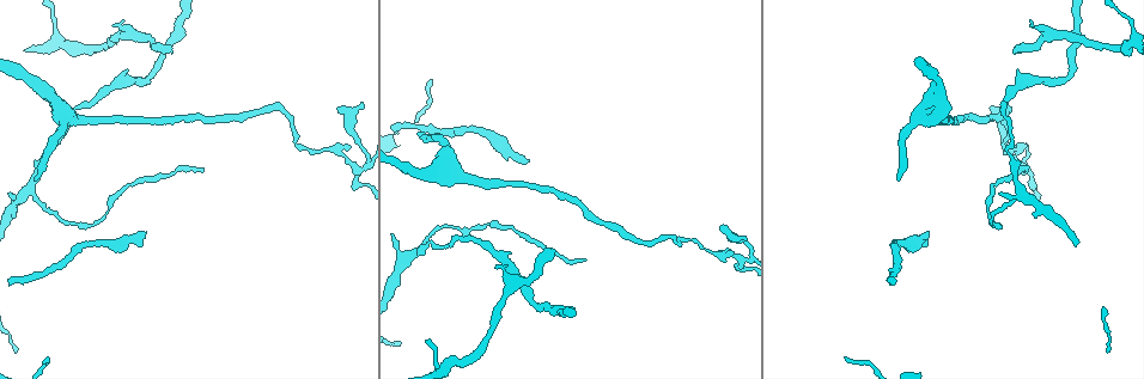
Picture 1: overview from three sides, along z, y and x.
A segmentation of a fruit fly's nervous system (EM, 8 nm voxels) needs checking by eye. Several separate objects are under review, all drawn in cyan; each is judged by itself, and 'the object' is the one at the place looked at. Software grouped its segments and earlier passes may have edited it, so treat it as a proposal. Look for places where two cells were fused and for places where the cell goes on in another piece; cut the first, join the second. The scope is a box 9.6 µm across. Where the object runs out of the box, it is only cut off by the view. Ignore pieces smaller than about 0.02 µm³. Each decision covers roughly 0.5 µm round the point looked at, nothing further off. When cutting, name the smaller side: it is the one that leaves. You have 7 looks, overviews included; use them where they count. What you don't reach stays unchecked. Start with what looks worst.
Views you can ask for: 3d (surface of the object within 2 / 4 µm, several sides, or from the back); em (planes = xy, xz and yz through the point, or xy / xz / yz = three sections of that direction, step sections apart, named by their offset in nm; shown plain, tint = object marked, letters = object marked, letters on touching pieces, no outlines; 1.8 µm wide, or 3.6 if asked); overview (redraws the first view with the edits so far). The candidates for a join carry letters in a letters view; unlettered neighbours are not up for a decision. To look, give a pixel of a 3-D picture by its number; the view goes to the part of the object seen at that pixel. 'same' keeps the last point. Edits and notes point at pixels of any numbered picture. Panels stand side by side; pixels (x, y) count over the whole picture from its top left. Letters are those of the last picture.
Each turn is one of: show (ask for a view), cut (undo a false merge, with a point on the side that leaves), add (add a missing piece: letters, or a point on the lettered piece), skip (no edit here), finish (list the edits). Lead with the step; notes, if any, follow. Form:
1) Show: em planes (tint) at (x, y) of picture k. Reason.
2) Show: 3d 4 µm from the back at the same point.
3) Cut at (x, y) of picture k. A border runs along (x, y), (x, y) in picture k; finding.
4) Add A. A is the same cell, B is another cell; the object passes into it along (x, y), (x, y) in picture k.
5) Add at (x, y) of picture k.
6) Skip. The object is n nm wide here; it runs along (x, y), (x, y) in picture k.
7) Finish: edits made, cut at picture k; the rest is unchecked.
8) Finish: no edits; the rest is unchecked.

Show: em planes (letters) at (927, 233) of picture 1. An open end.

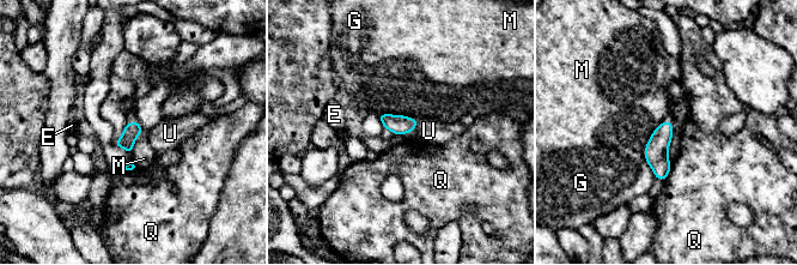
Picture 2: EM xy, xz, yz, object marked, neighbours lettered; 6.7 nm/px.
Add at (429, 131) of picture 2. U is the same cell, E, G, M and Q are other cells; the object passes into it along (400, 125), (417, 124), (429, 131) in picture 2; it goes on there.

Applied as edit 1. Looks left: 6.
Show: 3d 2 µm from the back at (1016, 50) of picture 1. Free end.

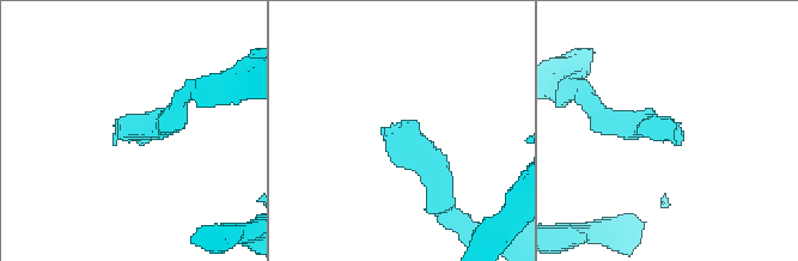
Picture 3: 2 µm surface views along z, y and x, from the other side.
Show: em planes (letters) at (385, 130) of picture 3. Need the tissue.

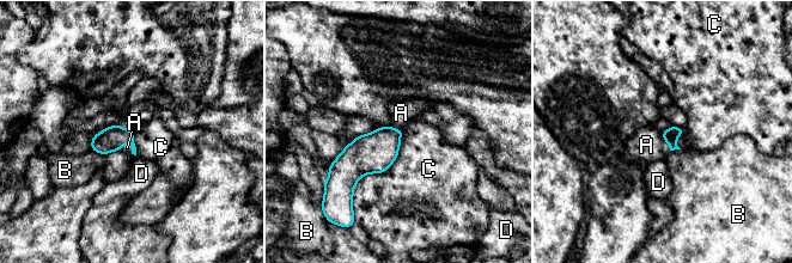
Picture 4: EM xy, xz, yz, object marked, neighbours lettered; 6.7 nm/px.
Add at (127, 147) of picture 4. A is the same cell, B, C and D are other cells; the object passes into it along (111, 139), (125, 142), (127, 147) in picture 4; it goes on there.

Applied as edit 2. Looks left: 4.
Show: em yz step 16 (letters) at (71, 117) of picture 1. Sudden change in width.

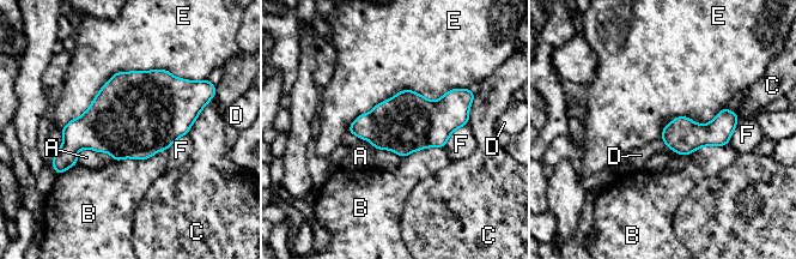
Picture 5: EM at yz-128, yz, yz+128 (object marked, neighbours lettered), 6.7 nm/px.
Skip. The object is 160 nm wide here; A, B, C, D, E and F are other cells; a border runs along (194, 80), (117, 71), (61, 131) in picture 5; all the same cell.

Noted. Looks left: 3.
Finish: edits made, add at picture 2, add at picture 4; the rest is unchecked.

